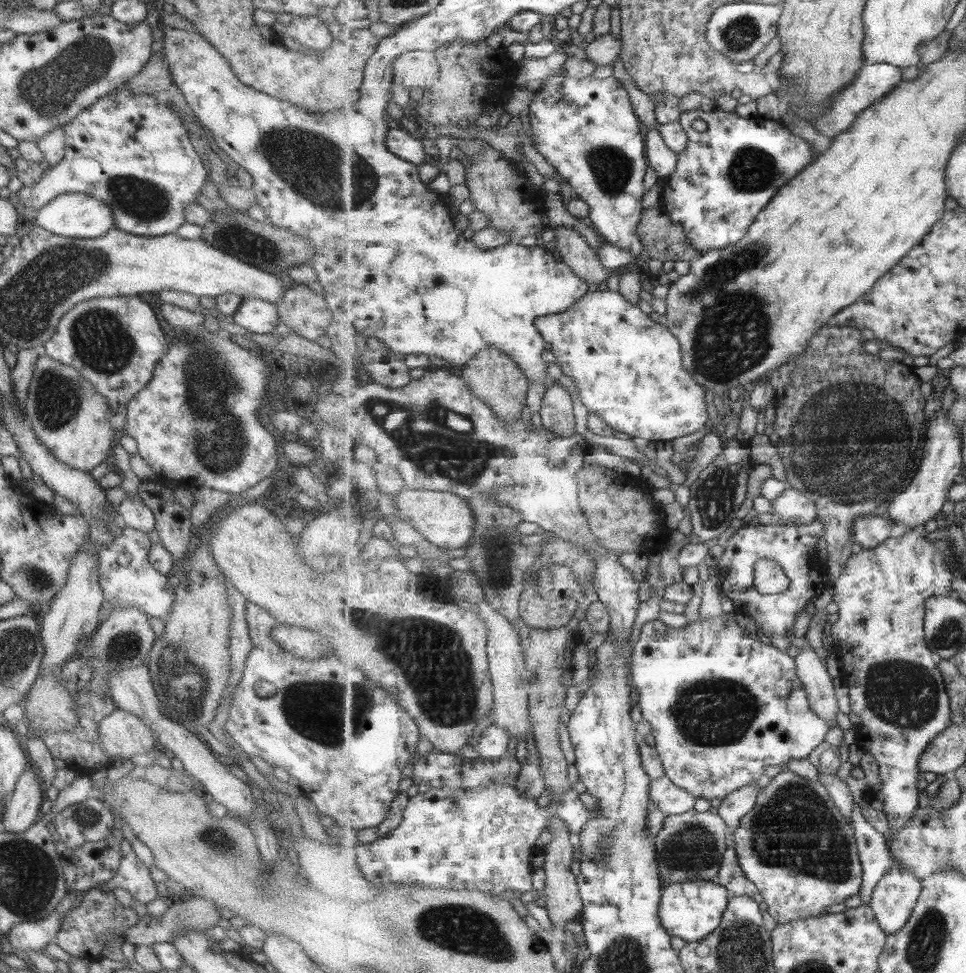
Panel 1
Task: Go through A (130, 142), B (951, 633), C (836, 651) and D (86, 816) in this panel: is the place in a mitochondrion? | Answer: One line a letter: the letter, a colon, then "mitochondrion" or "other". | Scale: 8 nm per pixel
A: other
B: mitochondrion
C: other
D: mitochondrion

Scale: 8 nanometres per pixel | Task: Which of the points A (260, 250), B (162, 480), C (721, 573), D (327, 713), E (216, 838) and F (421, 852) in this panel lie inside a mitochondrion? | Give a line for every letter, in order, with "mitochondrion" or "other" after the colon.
A: mitochondrion
B: other
C: other
D: mitochondrion
E: mitochondrion
F: other

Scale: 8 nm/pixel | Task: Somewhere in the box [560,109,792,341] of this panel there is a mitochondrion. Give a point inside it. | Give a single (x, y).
(752, 169)

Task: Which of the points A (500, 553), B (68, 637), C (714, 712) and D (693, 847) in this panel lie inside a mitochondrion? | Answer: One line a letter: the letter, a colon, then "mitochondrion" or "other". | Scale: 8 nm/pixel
A: mitochondrion
B: other
C: mitochondrion
D: mitochondrion

